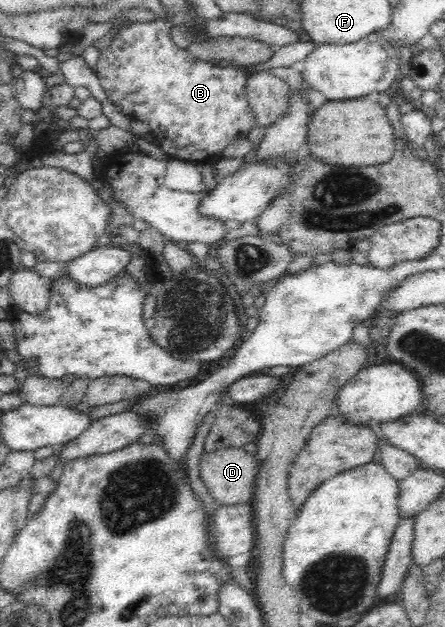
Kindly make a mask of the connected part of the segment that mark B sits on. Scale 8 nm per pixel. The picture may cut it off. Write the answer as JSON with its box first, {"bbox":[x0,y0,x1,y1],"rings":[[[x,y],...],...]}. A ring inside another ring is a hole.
{"bbox":[94,16,257,163],"rings":[[[158,16],[150,22],[130,22],[125,29],[122,29],[115,35],[111,45],[102,50],[98,63],[94,66],[95,73],[107,100],[114,105],[119,106],[120,111],[128,118],[134,118],[141,122],[147,122],[150,126],[150,132],[153,134],[153,142],[156,143],[167,156],[171,159],[185,160],[192,163],[211,163],[215,161],[225,150],[225,147],[237,138],[247,138],[249,130],[257,127],[257,119],[253,114],[253,109],[249,105],[247,96],[245,96],[245,85],[248,79],[247,68],[244,67],[223,67],[214,65],[213,62],[205,62],[193,56],[187,49],[177,48],[173,39],[171,39],[171,28],[173,24],[163,17]]]}

